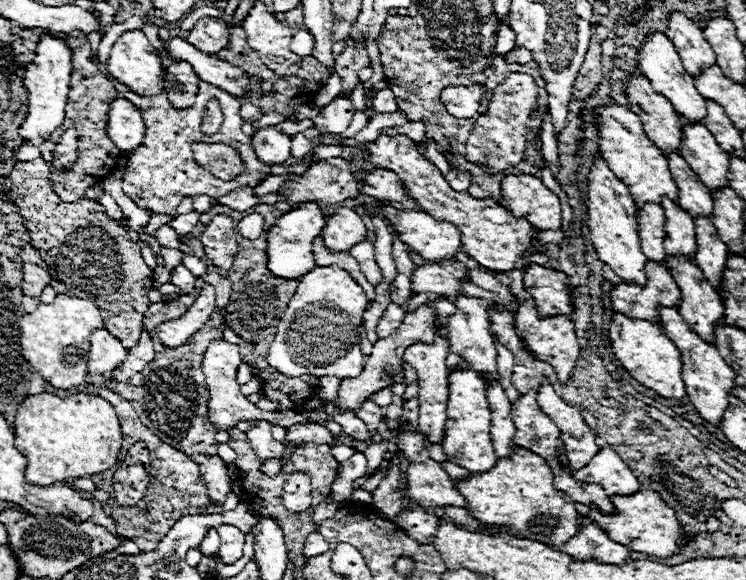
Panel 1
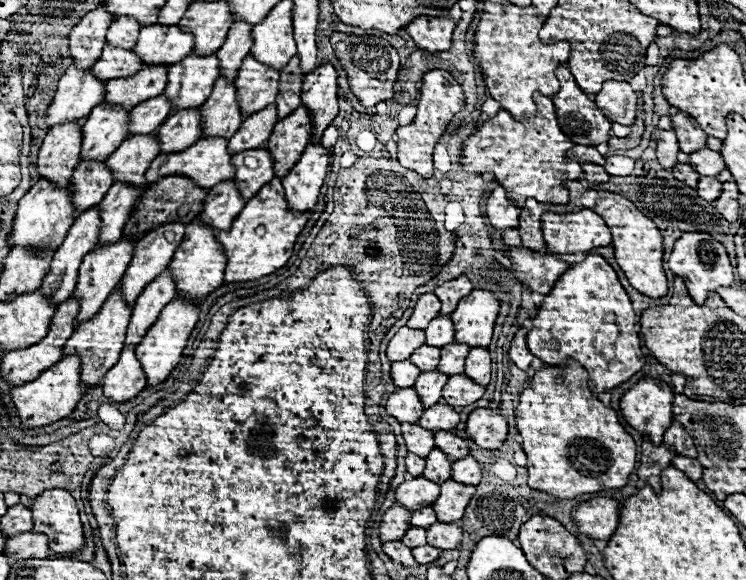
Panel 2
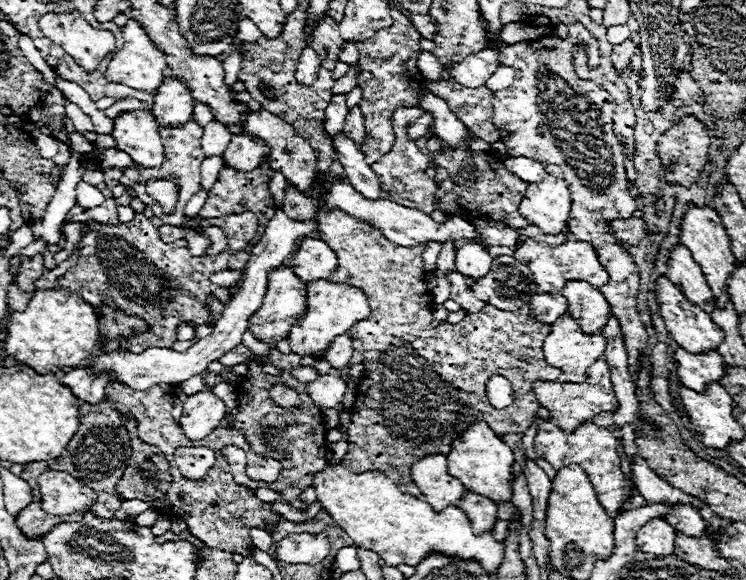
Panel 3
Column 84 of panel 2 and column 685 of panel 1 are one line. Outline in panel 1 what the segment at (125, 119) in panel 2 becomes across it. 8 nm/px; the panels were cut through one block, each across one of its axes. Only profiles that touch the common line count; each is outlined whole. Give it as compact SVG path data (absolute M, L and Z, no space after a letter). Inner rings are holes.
M686 122L682 126L680 154L710 190L728 184L728 154L718 146L702 122Z

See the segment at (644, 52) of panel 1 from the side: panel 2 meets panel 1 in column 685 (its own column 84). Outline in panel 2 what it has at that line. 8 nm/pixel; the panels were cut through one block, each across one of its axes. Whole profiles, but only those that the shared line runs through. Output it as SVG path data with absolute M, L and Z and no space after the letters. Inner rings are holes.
M72 64L58 82L56 96L48 106L48 128L68 120L86 118L96 104L104 100L104 80L98 80L92 70L80 70Z

